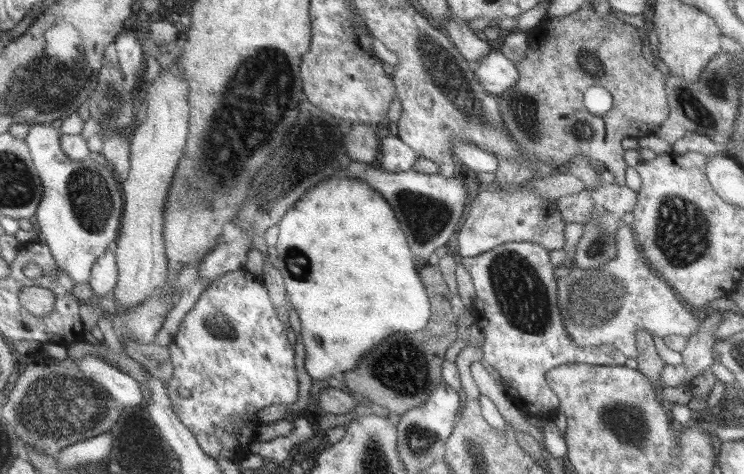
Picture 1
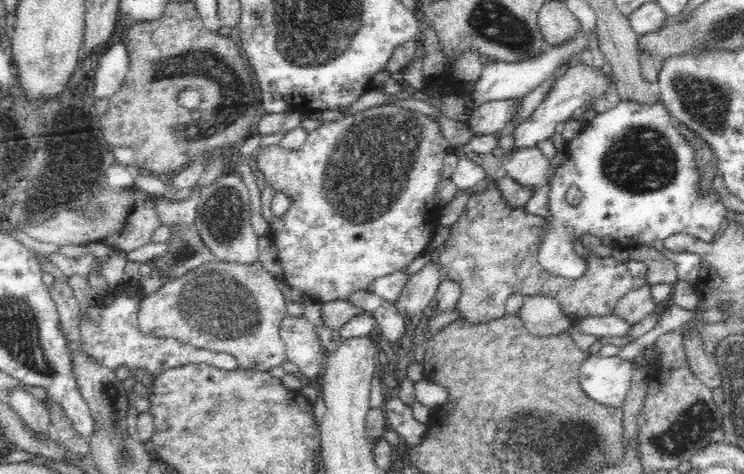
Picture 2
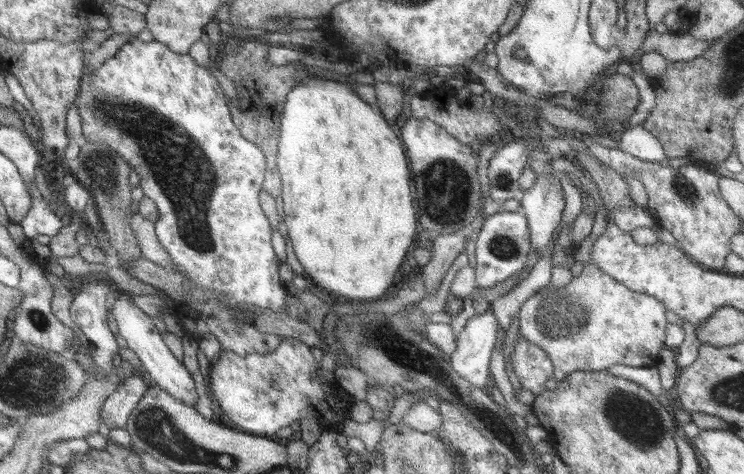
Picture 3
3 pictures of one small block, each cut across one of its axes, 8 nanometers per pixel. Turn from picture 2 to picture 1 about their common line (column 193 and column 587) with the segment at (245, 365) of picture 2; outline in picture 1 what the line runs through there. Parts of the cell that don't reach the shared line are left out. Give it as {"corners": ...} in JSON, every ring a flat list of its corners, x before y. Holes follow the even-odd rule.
{"corners":[[618,220,615,237,619,241,619,251,617,258,608,262,601,268,583,270,571,264,569,275,562,277,560,287,557,289,558,301,560,302,561,315,565,319,566,331,573,337,574,343,580,347,600,347,603,344,614,345,627,358,636,359,638,348,636,348,636,331,646,329,652,336,664,338,668,335,680,335,690,338,702,325,702,320,698,320,686,306,680,302,672,287,662,280,660,274,656,272,645,260,645,254,635,240,636,234,630,225]]}

